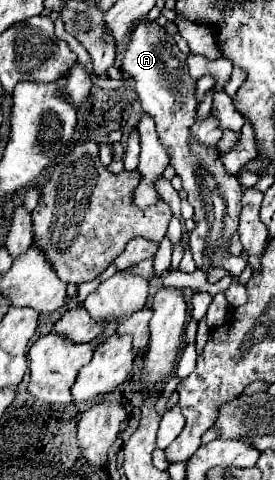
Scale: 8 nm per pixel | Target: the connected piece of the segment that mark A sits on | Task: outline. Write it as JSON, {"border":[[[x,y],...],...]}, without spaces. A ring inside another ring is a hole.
{"border":[[[142,21],[134,29],[132,39],[126,45],[122,65],[124,73],[128,73],[136,81],[136,93],[140,97],[142,109],[154,119],[160,143],[166,147],[170,165],[182,179],[182,187],[188,193],[188,203],[194,207],[192,219],[196,227],[190,233],[190,249],[198,269],[208,275],[212,267],[220,267],[232,277],[238,277],[244,271],[246,261],[242,255],[232,255],[228,251],[228,241],[232,239],[232,235],[236,235],[240,199],[244,191],[236,175],[230,175],[218,161],[216,149],[206,151],[198,143],[194,143],[192,149],[188,147],[190,127],[196,121],[198,103],[194,99],[196,81],[188,75],[186,55],[178,49],[174,37],[168,35],[162,27],[150,21]]]}

